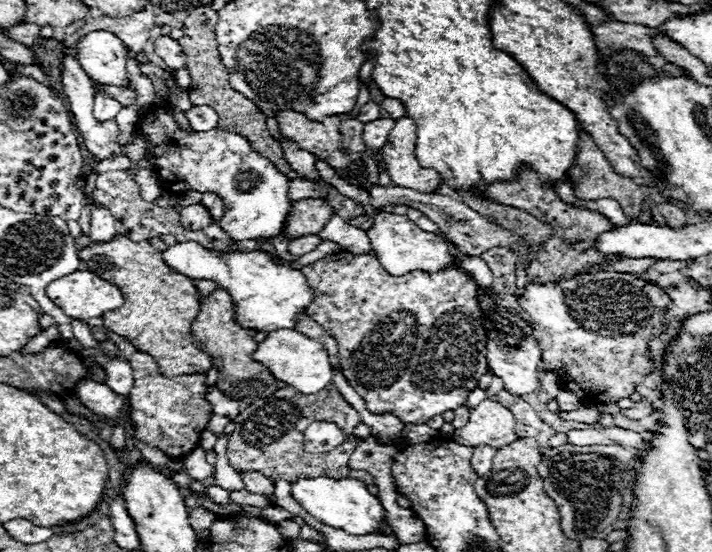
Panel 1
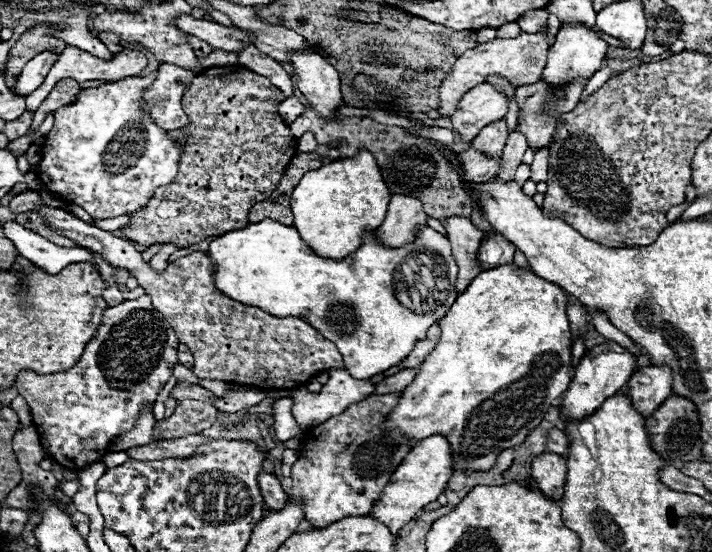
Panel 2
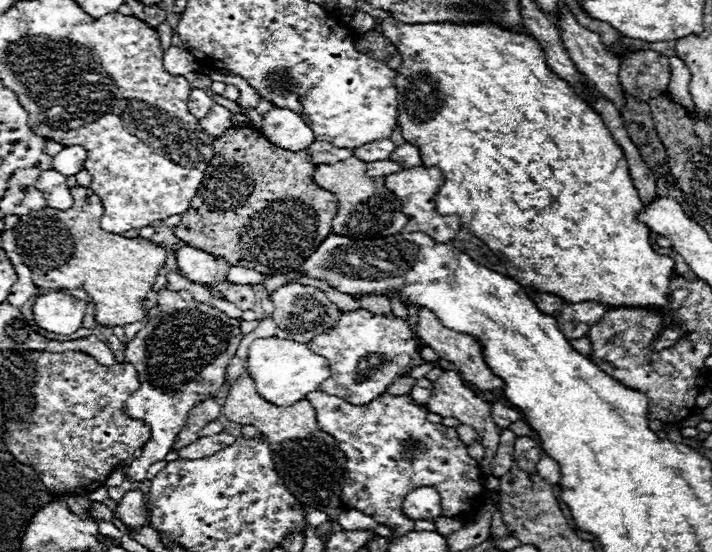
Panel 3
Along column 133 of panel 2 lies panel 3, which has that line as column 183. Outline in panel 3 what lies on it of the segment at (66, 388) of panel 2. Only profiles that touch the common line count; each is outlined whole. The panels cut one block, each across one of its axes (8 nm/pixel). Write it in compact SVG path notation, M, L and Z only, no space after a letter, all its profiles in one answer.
M178 298L170 304L160 304L160 314L126 344L124 362L134 364L138 370L140 388L126 400L124 408L132 418L140 418L152 428L152 438L126 468L130 482L144 482L148 466L164 460L172 450L172 442L186 426L190 410L206 398L218 396L226 382L228 358L234 358L240 338L240 320L228 318L224 312L204 302Z

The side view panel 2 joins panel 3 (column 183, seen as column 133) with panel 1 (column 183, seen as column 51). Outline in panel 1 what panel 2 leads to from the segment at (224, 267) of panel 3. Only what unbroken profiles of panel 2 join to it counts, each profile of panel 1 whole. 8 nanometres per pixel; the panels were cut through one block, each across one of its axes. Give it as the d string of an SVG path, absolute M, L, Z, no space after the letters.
M192 204L180 208L180 222L184 228L206 228L206 224L212 224L212 216L206 206Z

